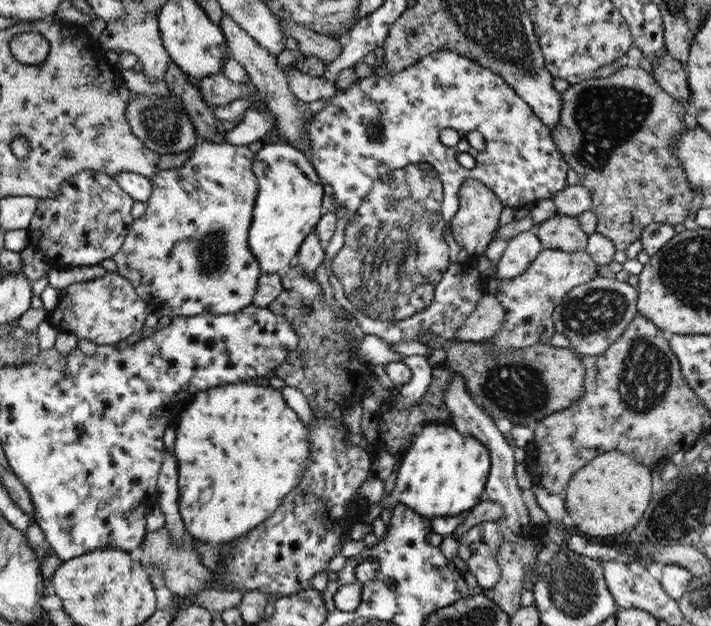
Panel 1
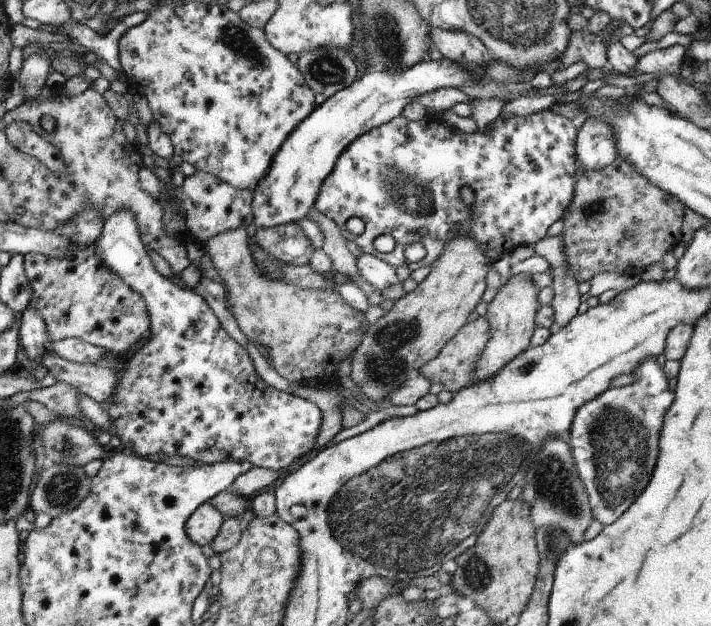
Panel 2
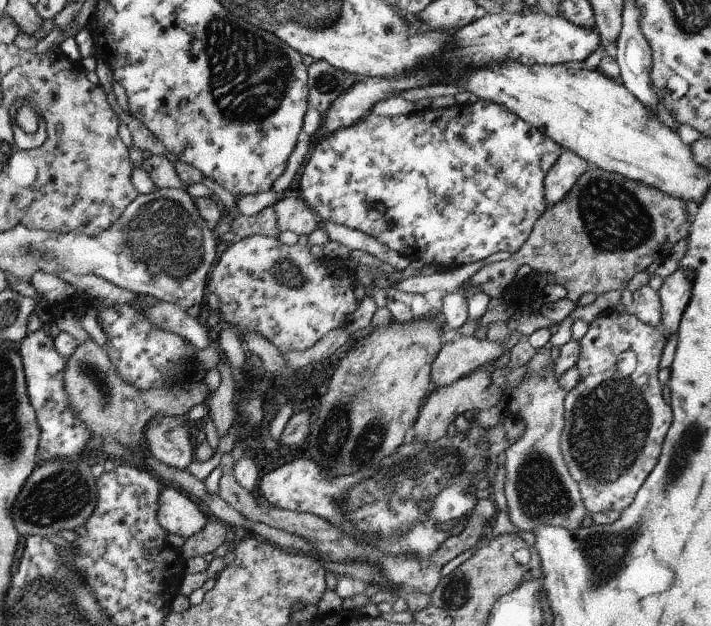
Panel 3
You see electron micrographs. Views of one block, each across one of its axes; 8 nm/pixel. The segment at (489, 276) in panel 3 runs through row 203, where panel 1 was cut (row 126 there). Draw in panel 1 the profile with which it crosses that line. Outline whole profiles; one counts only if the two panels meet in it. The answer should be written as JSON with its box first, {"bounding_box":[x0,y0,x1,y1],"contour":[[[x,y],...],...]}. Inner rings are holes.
{"bounding_box":[551,66,694,251],"contour":[[[622,66],[616,73],[608,77],[595,77],[588,80],[571,84],[562,94],[562,111],[561,122],[558,123],[556,128],[551,129],[551,135],[558,147],[558,151],[564,155],[566,164],[570,165],[570,168],[578,175],[578,182],[586,187],[591,194],[591,208],[589,209],[588,224],[590,229],[598,232],[612,240],[616,251],[626,251],[627,248],[636,242],[642,234],[642,230],[652,223],[660,224],[682,224],[689,214],[689,209],[694,200],[694,192],[687,184],[687,178],[680,166],[680,160],[676,158],[674,154],[674,148],[672,143],[678,139],[678,135],[686,129],[686,125],[683,123],[682,115],[687,109],[690,109],[690,102],[678,102],[674,96],[670,96],[665,90],[659,88],[654,80],[654,76],[648,73],[646,70],[636,67]]]}

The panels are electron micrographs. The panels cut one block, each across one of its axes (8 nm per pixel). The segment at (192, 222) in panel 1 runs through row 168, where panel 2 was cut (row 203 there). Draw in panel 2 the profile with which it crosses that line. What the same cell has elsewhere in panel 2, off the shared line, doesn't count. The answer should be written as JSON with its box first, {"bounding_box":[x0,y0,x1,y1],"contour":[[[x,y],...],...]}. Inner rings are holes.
{"bounding_box":[180,170,254,243],"contour":[[[197,170],[193,175],[187,176],[180,188],[182,192],[186,188],[188,196],[192,196],[192,190],[194,190],[194,208],[186,212],[188,214],[187,230],[192,232],[192,236],[196,236],[198,240],[206,240],[207,243],[220,233],[237,228],[246,229],[254,223],[253,191],[251,190],[236,188],[203,170]]]}

